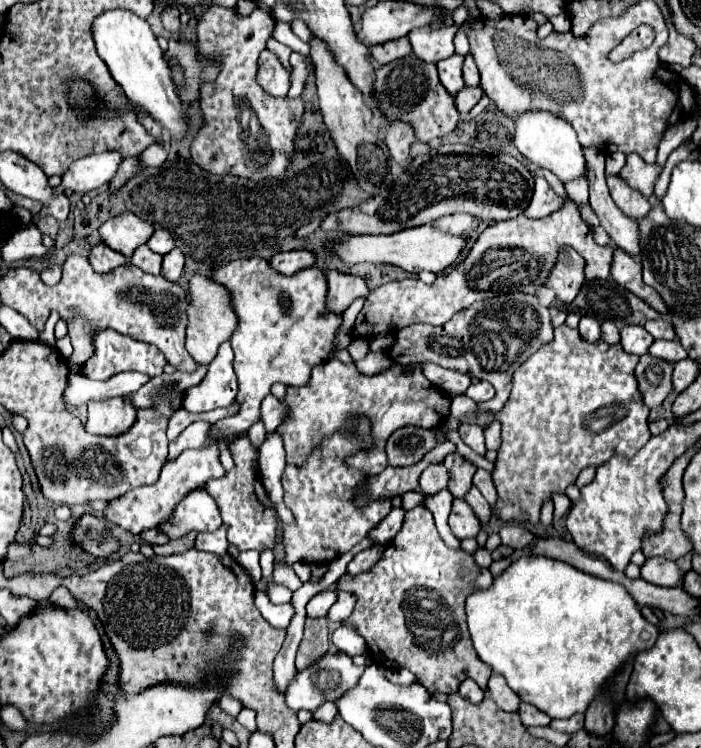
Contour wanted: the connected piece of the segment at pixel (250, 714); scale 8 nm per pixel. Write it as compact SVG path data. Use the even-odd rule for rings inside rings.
M243 708L243 710L239 712L237 720L239 720L239 724L241 724L241 726L245 726L249 732L255 732L255 730L257 730L257 722L255 722L255 710L251 710L251 708Z

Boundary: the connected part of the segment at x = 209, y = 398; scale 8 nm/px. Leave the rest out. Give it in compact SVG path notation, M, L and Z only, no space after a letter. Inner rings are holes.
M221 344L219 356L211 362L205 378L193 386L185 398L183 408L189 412L207 412L215 408L227 408L237 398L237 376L233 372L233 350L231 344Z

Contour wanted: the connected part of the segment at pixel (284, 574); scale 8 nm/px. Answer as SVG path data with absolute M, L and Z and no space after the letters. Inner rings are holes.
M281 526L277 528L277 544L273 548L275 552L275 564L273 564L273 582L279 586L287 586L291 592L295 592L303 582L297 578L293 568L289 568L285 560L285 548L283 548L283 530Z

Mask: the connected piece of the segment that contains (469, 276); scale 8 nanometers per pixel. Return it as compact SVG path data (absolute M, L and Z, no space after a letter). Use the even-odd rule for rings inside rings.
M537 168L531 170L531 174L545 178L553 192L563 198L563 206L557 212L539 220L517 216L489 226L485 232L479 234L467 258L461 264L457 264L451 272L437 274L433 284L425 284L419 278L405 278L395 280L391 284L383 284L383 288L373 290L365 300L363 308L365 322L369 324L369 336L395 332L411 324L441 326L447 320L451 320L457 312L469 308L473 302L487 300L503 292L517 290L523 294L535 294L541 286L545 286L551 270L559 260L559 254L565 248L575 248L585 258L587 280L609 278L609 268L617 246L599 246L595 242L593 230L583 222L577 204L567 196L565 186L559 184L559 180L555 180L551 172Z

